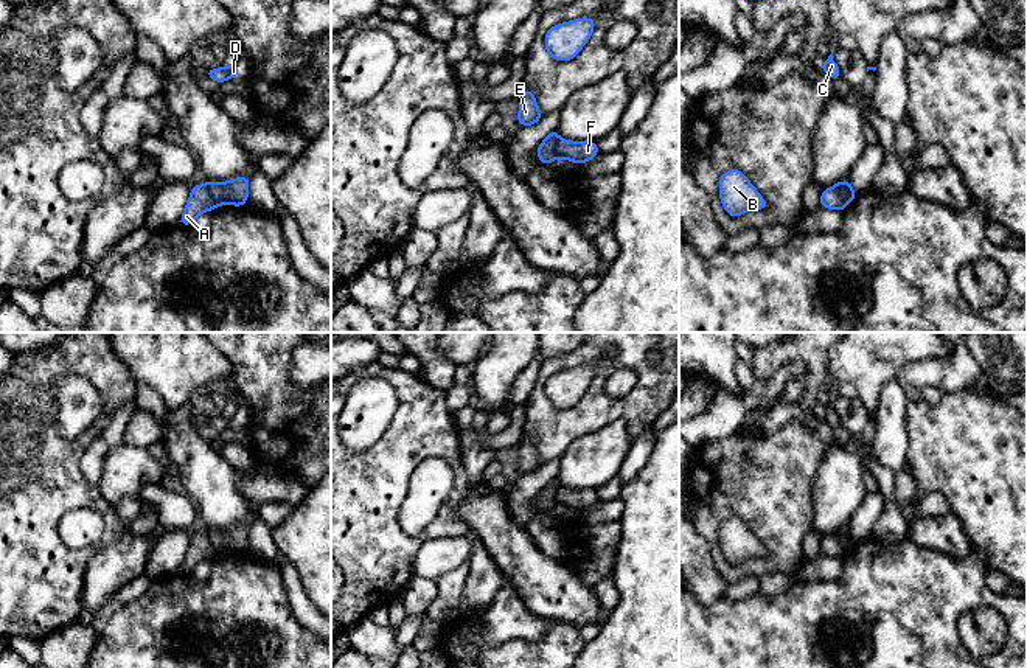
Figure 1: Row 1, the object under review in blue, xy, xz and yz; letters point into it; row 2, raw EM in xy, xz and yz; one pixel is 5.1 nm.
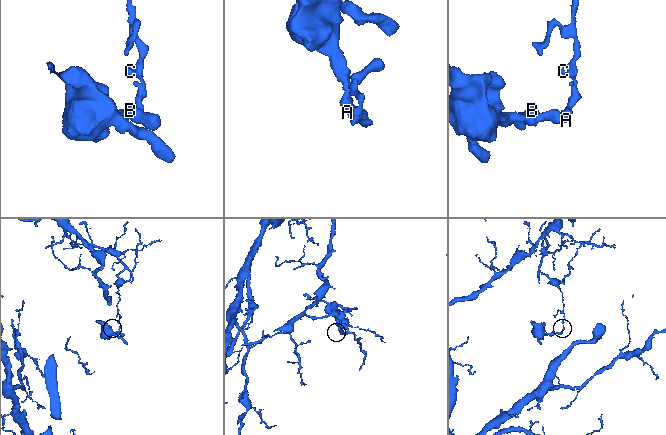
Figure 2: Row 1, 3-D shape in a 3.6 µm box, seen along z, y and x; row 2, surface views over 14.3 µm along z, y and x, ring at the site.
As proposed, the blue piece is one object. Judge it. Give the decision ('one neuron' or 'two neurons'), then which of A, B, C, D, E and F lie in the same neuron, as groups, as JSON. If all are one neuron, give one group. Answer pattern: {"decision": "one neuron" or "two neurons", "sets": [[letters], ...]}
{"decision": "two neurons", "sets": [["A", "B", "E"], ["C", "D", "F"]]}

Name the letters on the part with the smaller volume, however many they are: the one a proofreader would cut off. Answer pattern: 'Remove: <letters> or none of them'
Remove: A, B, E

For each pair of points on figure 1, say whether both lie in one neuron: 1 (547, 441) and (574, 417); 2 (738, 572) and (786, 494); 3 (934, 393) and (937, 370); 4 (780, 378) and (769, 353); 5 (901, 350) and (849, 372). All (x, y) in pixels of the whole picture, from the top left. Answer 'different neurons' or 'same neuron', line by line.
1: same neuron
2: same neuron
3: different neurons
4: different neurons
5: same neuron

